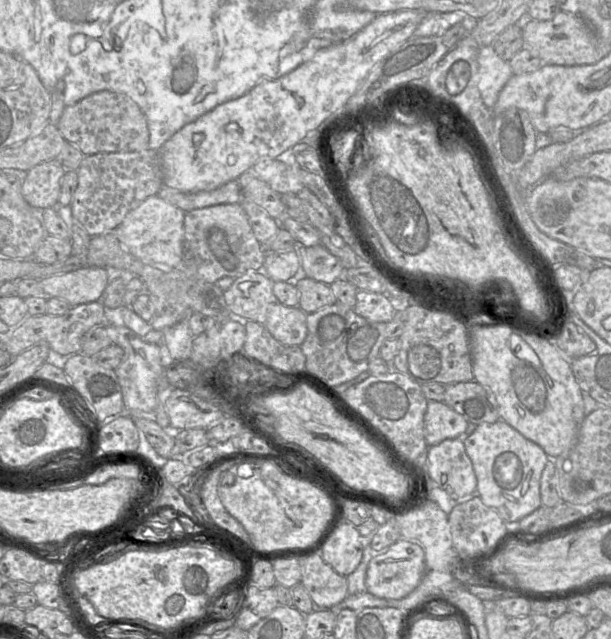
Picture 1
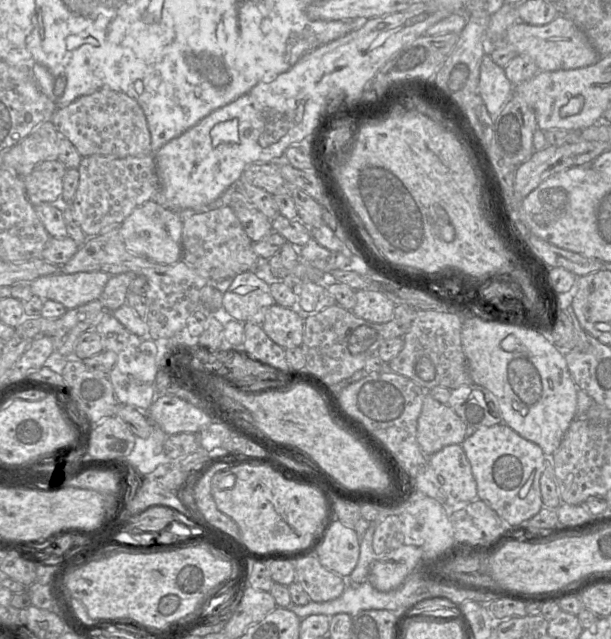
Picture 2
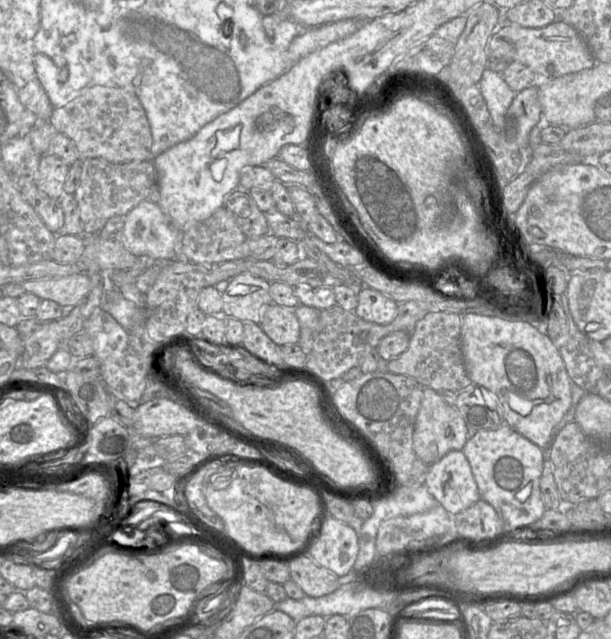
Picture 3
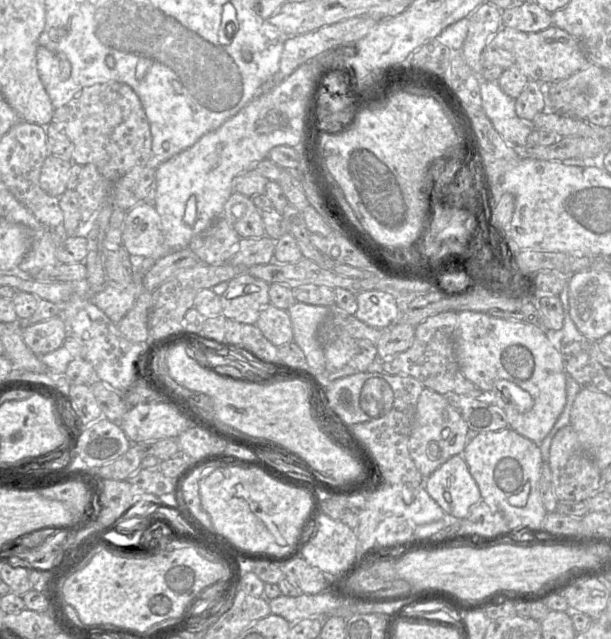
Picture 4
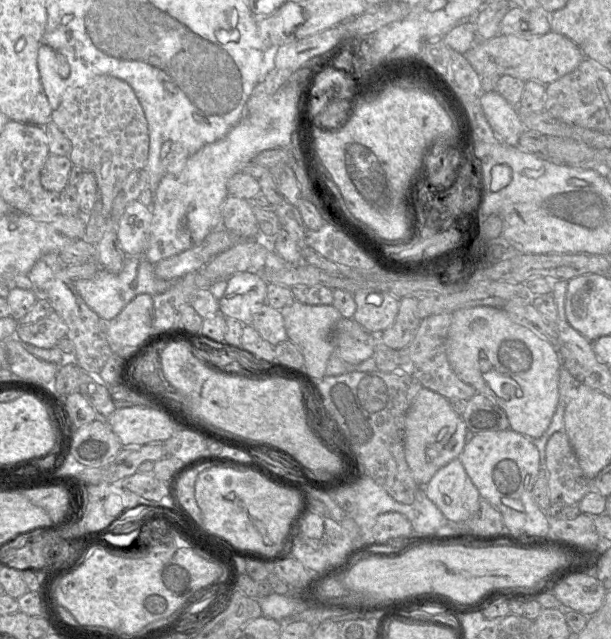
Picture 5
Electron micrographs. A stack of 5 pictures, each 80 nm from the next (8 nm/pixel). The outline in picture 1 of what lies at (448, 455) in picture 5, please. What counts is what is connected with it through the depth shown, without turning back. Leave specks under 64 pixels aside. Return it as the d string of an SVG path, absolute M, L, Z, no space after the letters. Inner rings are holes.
M428 401L424 415L424 437L429 447L445 439L463 439L467 426L465 418L446 403Z

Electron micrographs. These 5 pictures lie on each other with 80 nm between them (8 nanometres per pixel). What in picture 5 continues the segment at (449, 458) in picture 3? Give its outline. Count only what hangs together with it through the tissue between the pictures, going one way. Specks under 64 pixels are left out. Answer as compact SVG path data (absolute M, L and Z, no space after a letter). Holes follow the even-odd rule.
M459 458L440 468L424 486L424 491L450 521L467 521L478 509L479 491Z

